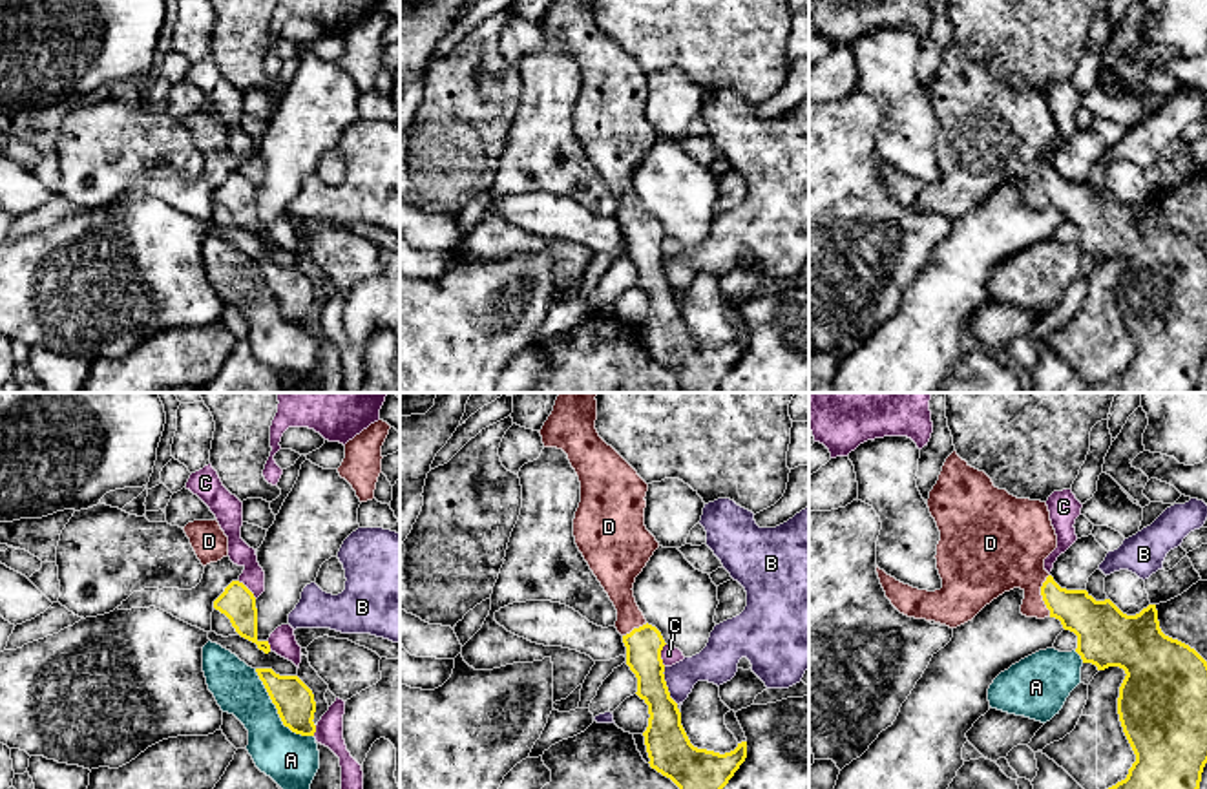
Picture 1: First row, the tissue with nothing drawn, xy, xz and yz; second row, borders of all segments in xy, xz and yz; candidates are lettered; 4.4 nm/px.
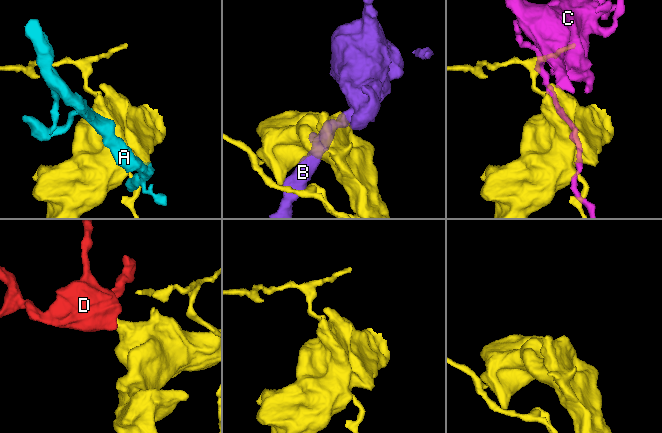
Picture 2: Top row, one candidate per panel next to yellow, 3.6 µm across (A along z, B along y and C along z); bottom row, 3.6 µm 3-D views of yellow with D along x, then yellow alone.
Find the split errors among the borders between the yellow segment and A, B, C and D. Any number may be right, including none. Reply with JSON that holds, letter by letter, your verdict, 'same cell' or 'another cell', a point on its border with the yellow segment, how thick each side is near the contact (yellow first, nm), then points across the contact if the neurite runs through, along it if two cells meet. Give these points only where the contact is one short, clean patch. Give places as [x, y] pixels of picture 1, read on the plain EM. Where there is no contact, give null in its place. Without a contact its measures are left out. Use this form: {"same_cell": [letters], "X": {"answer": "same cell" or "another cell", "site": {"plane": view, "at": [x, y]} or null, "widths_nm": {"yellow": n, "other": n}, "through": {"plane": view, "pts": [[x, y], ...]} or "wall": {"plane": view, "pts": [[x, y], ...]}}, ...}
{"same_cell": ["D"], "A": {"answer": "another cell", "site": {"plane": "xy", "at": [278, 302]}, "widths_nm": {"yellow": 170, "other": 240}}, "B": {"answer": "another cell", "site": {"plane": "xz", "at": [665, 276]}, "widths_nm": {"yellow": 190, "other": 180}}, "C": {"answer": "another cell", "site": {"plane": "xz", "at": [660, 245]}, "widths_nm": {"yellow": 160, "other": 80}}, "D": {"answer": "same cell", "site": {"plane": "yz", "at": [1041, 185]}, "widths_nm": {"yellow": 180, "other": 340}, "through": {"plane": "yz", "pts": [[1091, 210], [1041, 185], [1038, 174], [1005, 141]]}}}

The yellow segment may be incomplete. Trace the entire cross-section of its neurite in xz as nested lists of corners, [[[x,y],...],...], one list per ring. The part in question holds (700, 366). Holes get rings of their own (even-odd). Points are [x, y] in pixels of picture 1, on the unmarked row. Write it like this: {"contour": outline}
{"contour": [[[553,0],[542,20],[544,38],[568,46],[581,73],[581,93],[573,110],[573,128],[590,161],[617,201],[615,219],[626,237],[626,256],[637,268],[637,287],[648,296],[648,318],[643,323],[650,358],[670,369],[685,393],[721,393],[719,384],[747,349],[747,332],[719,345],[690,334],[677,294],[665,272],[661,241],[666,236],[661,223],[648,216],[634,188],[635,168],[659,139],[645,117],[648,75],[595,20],[597,0]]]}

